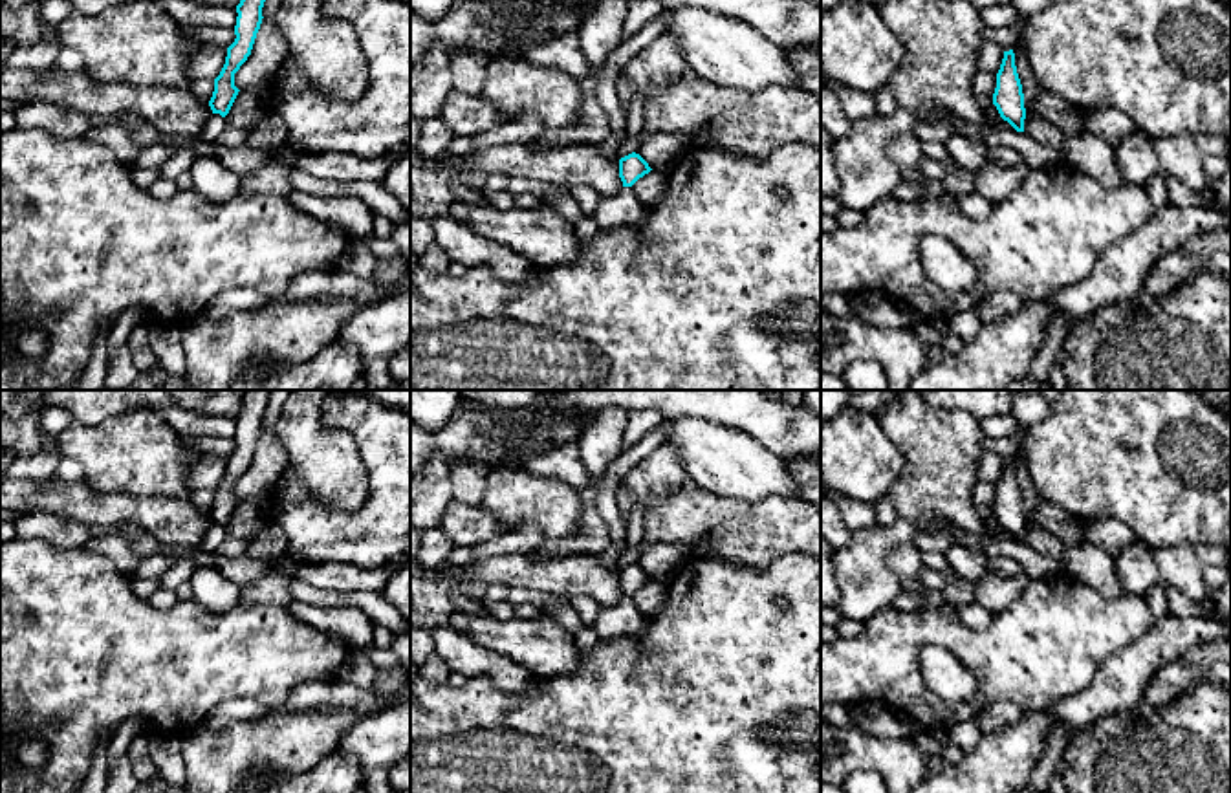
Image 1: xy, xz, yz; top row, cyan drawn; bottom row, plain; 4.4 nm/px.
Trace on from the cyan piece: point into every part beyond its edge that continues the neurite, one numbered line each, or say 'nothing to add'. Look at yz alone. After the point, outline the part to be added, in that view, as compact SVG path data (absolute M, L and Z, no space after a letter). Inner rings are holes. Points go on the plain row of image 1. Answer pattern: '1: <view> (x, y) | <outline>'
nothing to add

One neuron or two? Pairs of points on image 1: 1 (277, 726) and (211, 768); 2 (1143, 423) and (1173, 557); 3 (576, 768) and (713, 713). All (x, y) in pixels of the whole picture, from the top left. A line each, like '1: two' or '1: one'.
1: one
2: two
3: one

